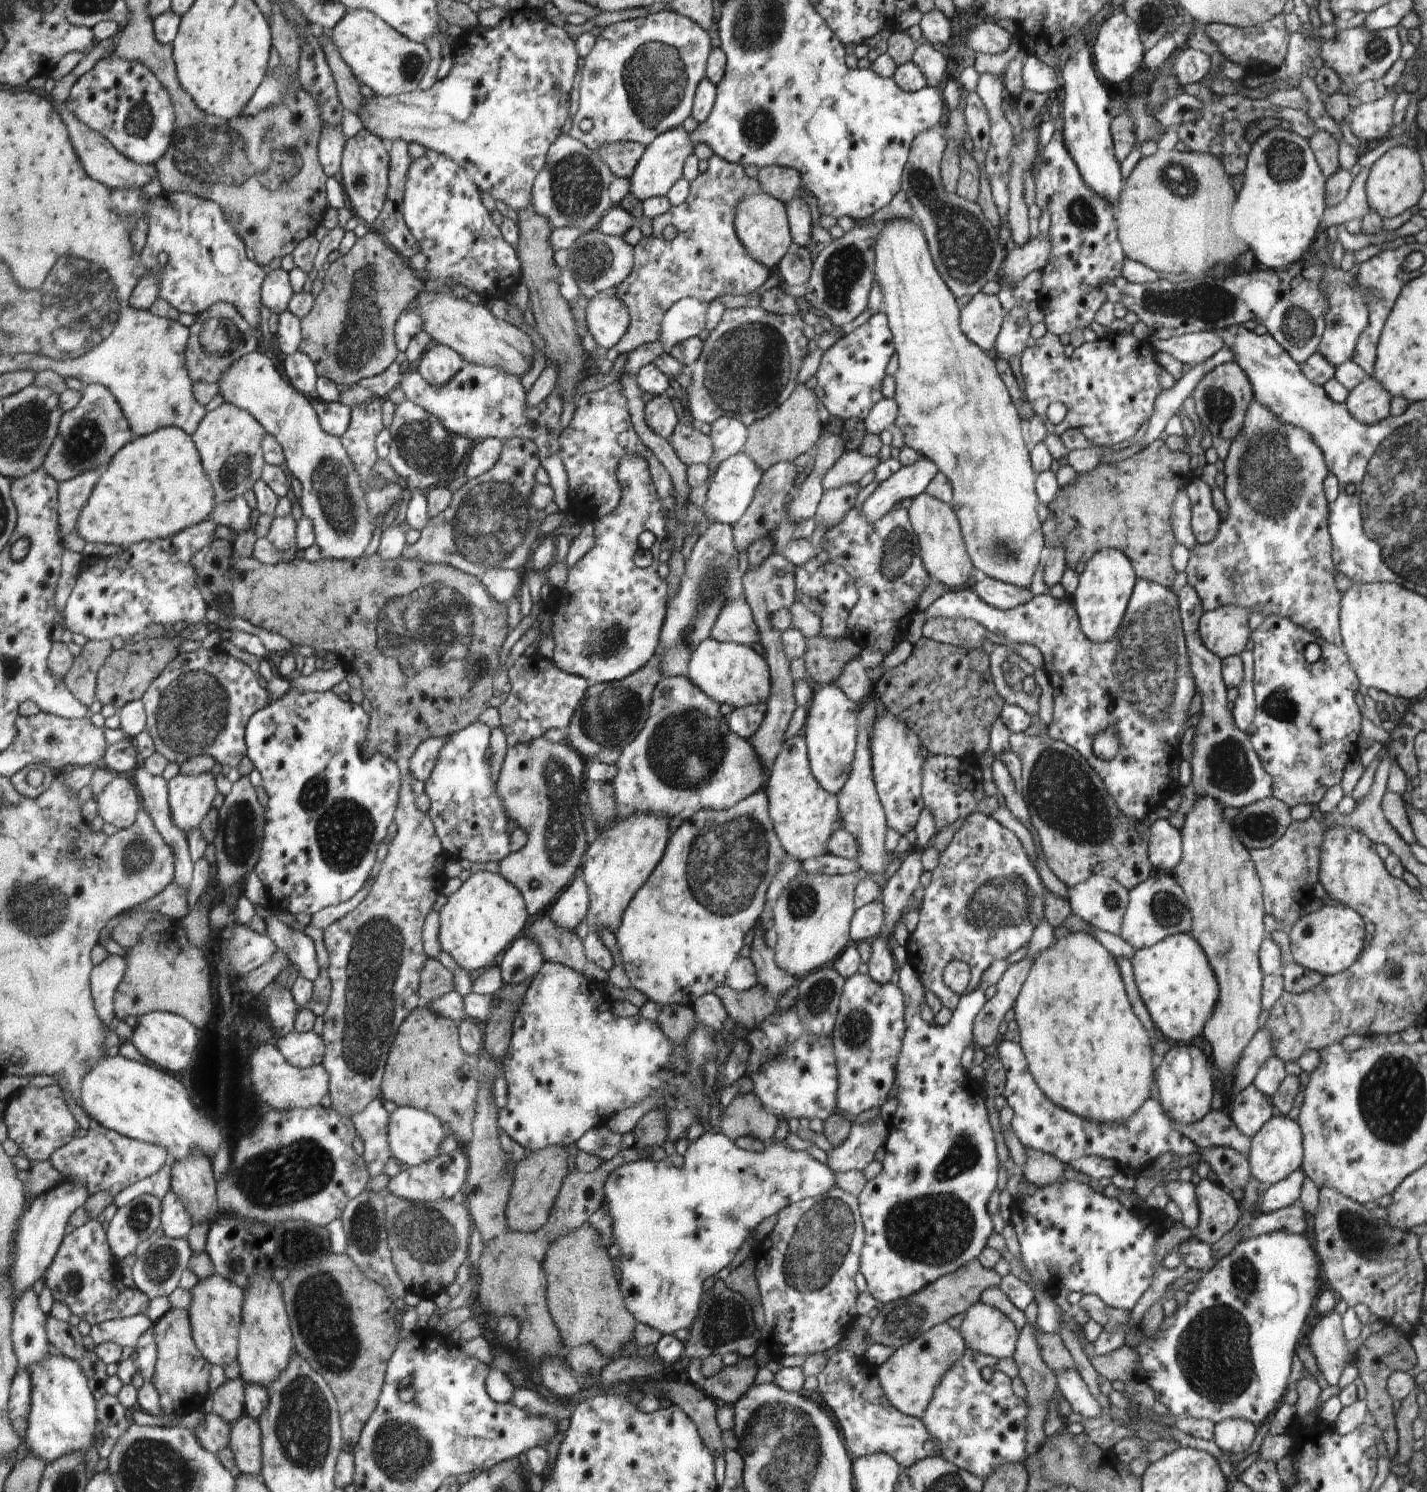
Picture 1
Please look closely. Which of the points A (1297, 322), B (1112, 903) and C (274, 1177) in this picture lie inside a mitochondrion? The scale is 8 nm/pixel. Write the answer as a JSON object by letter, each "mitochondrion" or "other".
{"A":"mitochondrion","B":"mitochondrion","C":"mitochondrion"}

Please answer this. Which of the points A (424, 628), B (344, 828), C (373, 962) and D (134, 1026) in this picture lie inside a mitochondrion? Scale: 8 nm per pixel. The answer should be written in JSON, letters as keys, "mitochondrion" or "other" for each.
{"A":"mitochondrion","B":"mitochondrion","C":"mitochondrion","D":"other"}

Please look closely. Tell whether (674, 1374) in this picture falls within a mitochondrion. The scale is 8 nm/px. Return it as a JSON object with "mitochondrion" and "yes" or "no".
{"mitochondrion":"no"}

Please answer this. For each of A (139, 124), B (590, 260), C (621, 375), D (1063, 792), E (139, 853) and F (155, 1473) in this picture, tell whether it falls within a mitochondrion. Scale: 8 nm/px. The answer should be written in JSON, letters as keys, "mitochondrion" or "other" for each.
{"A":"mitochondrion","B":"mitochondrion","C":"other","D":"mitochondrion","E":"mitochondrion","F":"mitochondrion"}

